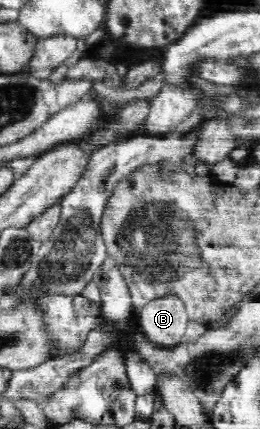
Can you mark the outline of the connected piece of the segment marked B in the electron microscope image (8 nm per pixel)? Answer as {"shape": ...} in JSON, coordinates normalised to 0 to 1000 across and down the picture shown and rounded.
{"shape":[[[631,683],[550,711],[531,730],[535,765],[615,807],[692,800],[723,762],[727,727],[685,683]]]}

